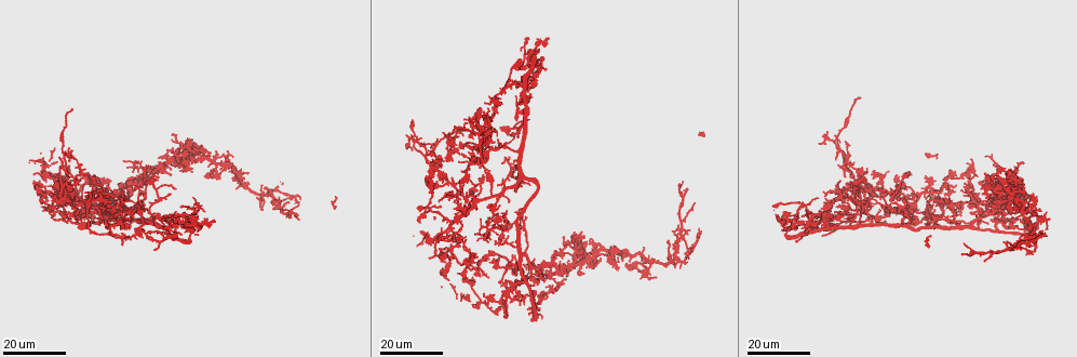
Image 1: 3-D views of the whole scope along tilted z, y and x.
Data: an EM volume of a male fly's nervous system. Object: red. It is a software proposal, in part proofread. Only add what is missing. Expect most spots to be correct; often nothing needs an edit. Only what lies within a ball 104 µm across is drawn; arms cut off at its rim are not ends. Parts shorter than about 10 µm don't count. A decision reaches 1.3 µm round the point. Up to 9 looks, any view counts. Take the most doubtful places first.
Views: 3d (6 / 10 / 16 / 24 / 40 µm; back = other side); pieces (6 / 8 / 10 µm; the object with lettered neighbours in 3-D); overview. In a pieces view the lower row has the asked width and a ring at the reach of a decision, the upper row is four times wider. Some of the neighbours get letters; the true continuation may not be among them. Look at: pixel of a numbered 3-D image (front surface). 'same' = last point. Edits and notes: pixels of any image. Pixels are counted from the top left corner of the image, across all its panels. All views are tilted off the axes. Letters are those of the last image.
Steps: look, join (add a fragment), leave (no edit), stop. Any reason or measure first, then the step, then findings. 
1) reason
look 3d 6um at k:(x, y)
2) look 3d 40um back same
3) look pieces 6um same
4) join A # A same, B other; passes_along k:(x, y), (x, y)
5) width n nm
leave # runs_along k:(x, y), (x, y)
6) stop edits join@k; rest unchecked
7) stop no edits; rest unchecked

free end
look 3d 24um at 1:(1040, 209)

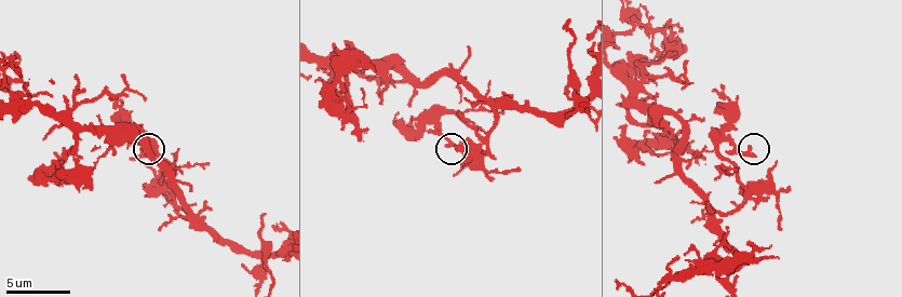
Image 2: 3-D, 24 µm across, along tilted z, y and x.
what lies round it
look pieces 6um at 2:(752, 154)

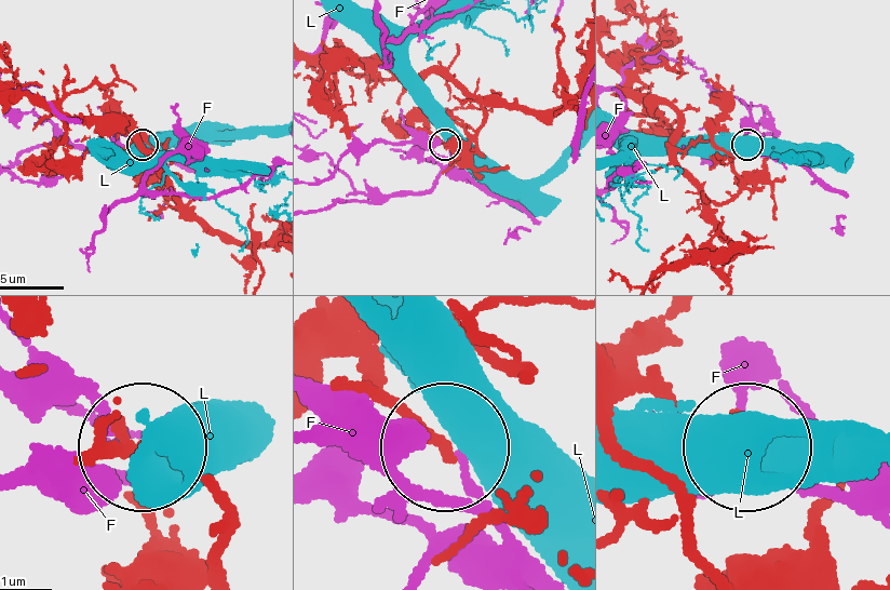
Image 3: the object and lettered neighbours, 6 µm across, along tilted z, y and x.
leave # F other, L other; none of them fits

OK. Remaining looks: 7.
free end
look 3d 24um at 1:(877, 194)

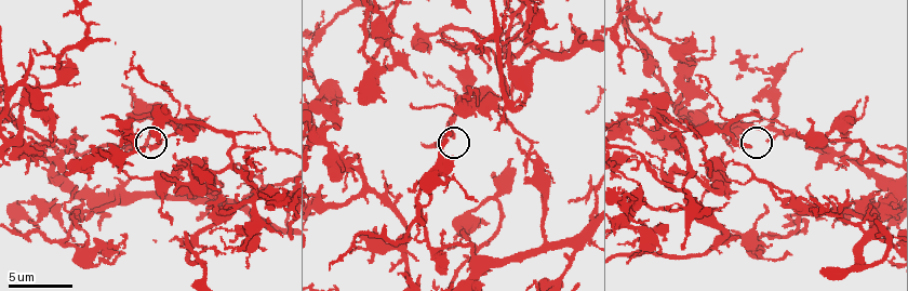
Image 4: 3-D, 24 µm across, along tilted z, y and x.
look pieces 10um at 4:(149, 148)

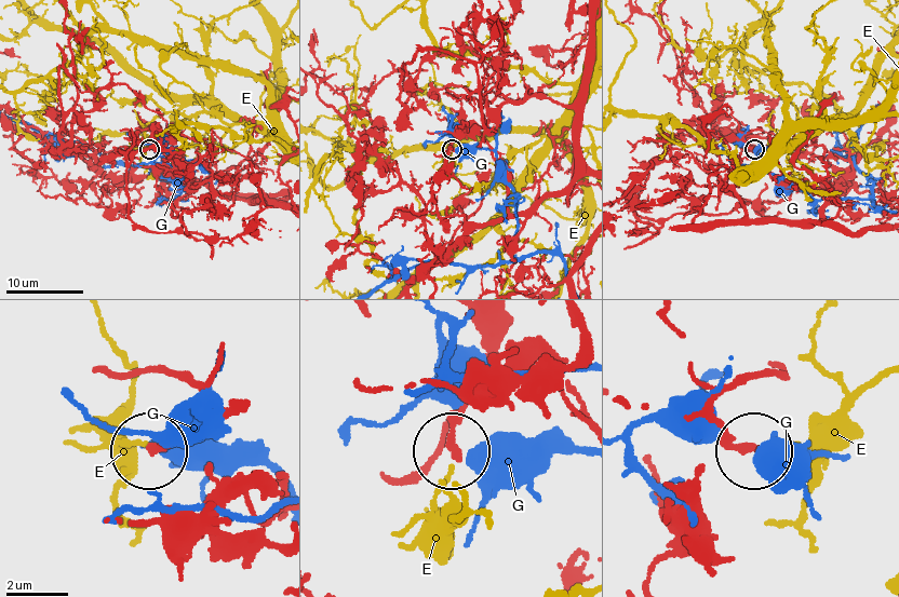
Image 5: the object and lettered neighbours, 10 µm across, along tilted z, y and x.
leave # E other, G other; none of them fits

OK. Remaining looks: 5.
branch stops here
look 3d 24um at 1:(298, 216)

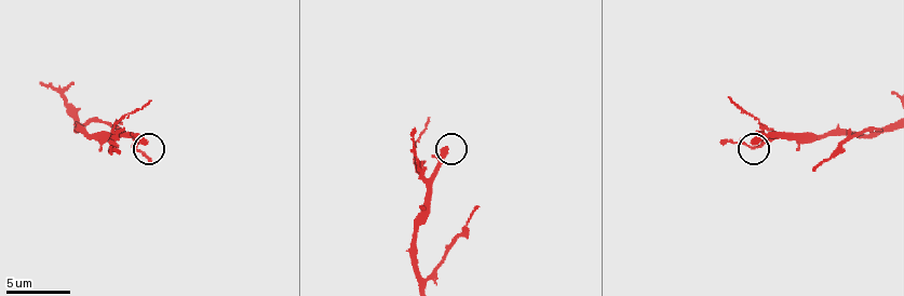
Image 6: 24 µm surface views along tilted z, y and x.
what lies round it
look pieces 10um at 6:(752, 143)

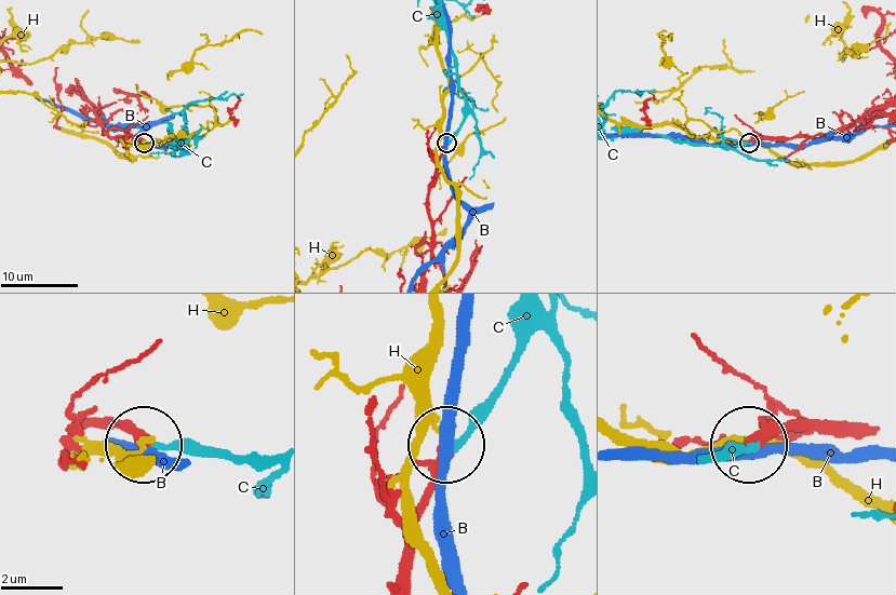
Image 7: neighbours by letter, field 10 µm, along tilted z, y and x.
width 340 nm
join C # B other, C same, H other; passes_along 7:(820, 428), (705, 456); it goes on there

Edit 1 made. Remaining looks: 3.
branch stops here
look 3d 6um at 4:(687, 190)

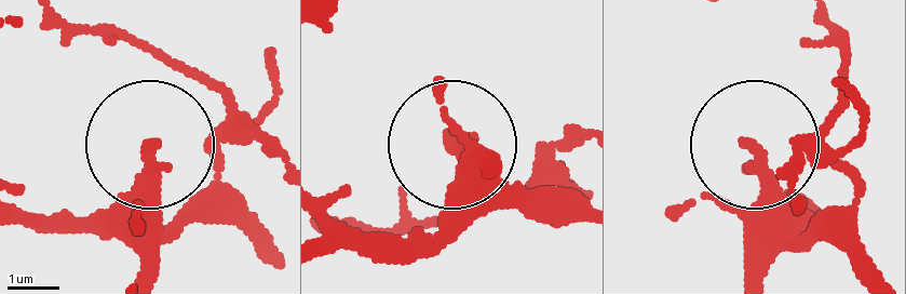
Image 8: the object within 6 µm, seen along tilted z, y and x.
look pieces 10um at 8:(745, 142)

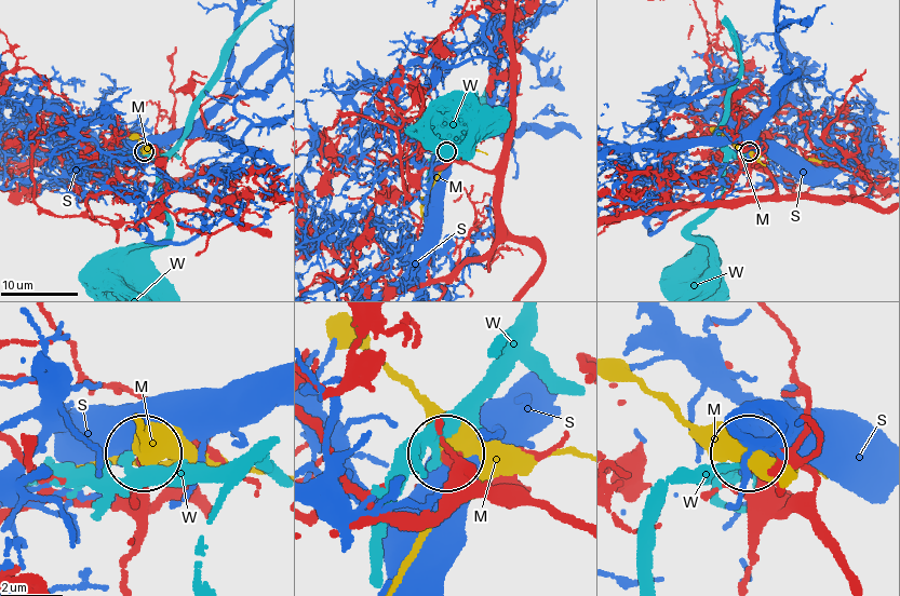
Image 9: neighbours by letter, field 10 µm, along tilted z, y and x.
leave # M other, S other, W other; none of them fits

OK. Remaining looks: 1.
stop edits join@7; rest unchecked

